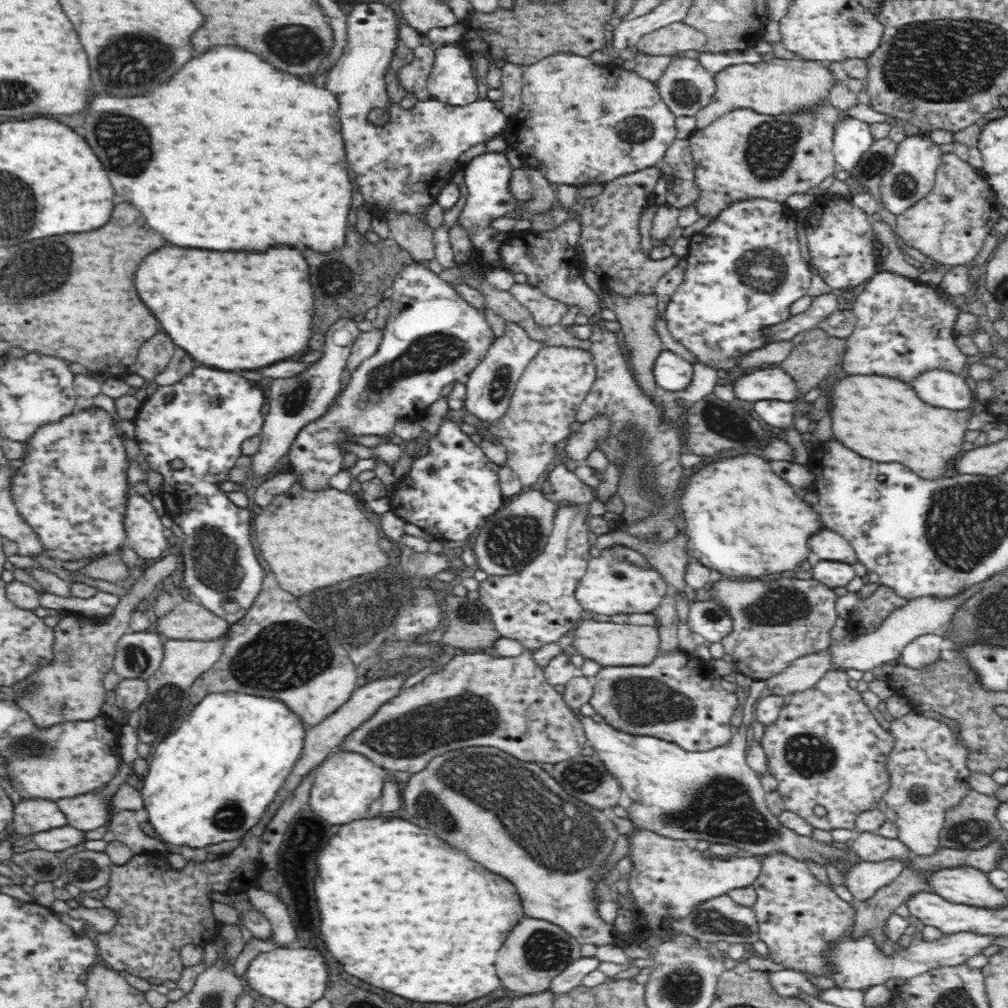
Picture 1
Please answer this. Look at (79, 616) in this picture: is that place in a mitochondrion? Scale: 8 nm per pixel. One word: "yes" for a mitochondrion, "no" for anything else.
no

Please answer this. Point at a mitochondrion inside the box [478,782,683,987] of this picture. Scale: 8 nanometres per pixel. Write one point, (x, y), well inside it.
(547, 951)

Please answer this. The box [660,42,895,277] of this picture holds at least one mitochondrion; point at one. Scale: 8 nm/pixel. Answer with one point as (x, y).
(770, 149)

